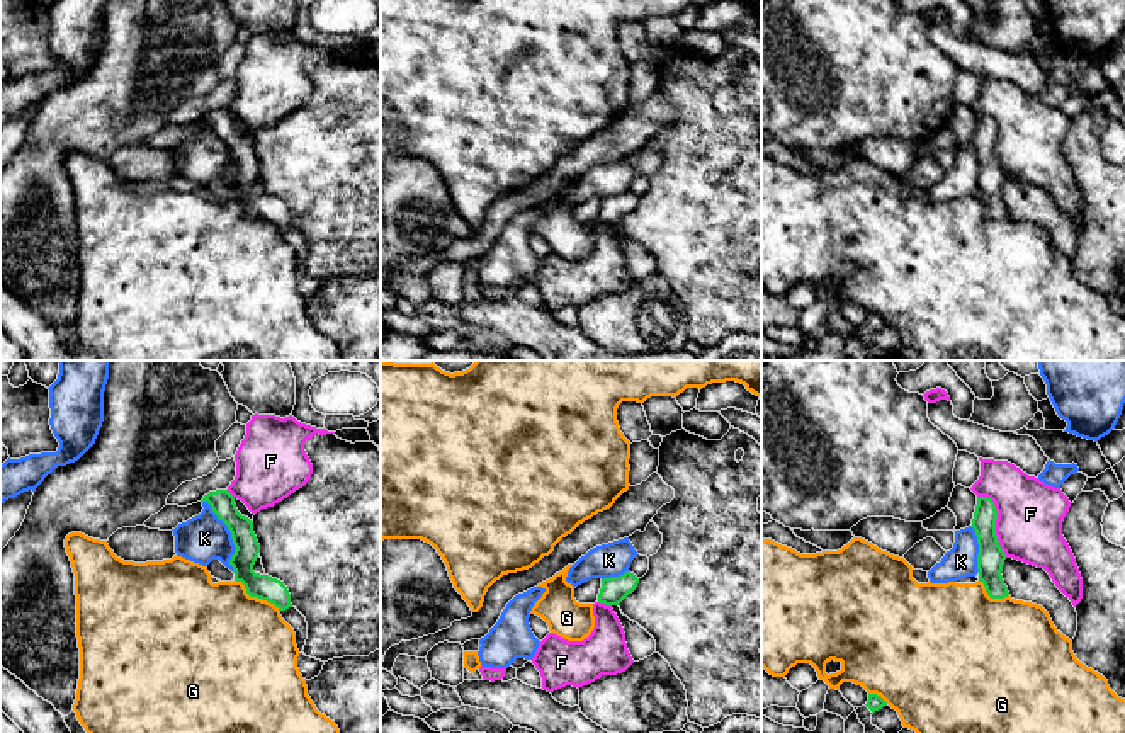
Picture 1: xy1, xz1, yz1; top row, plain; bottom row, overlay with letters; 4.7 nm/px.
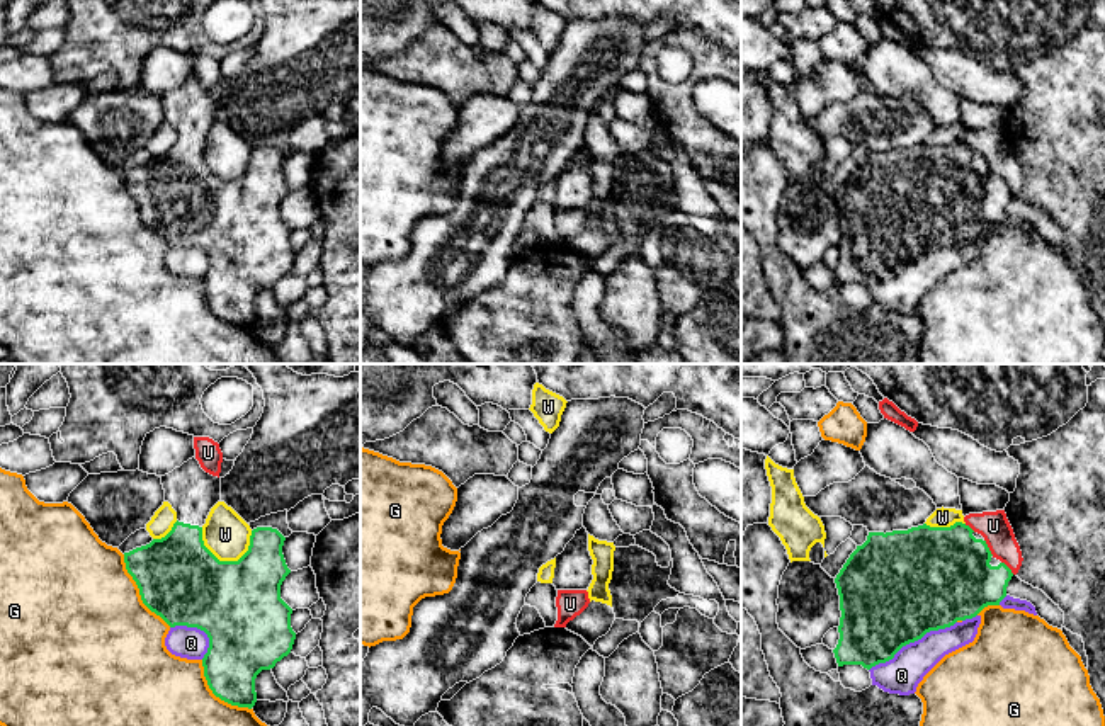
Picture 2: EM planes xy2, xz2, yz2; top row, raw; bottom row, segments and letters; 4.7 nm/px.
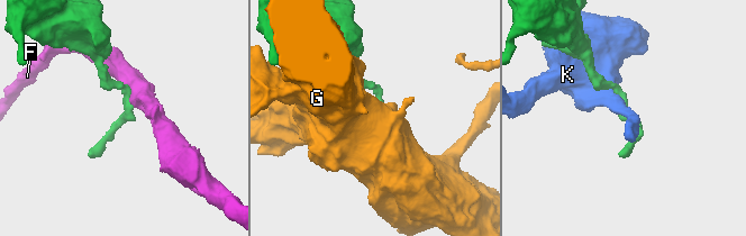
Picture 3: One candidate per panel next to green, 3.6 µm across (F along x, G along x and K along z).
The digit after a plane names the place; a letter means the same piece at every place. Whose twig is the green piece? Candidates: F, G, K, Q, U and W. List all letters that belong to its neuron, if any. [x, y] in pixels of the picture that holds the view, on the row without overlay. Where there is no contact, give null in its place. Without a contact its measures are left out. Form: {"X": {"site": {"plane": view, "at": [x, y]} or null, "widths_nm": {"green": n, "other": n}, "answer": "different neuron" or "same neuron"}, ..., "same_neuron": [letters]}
{"F": {"site": {"plane": "yz1", "at": [994, 142]}, "widths_nm": {"green": 130, "other": 320}, "answer": "different neuron"}, "G": {"site": {"plane": "xy2", "at": [140, 211]}, "widths_nm": {"green": 400, "other": 500}, "answer": "different neuron"}, "K": {"site": {"plane": "xy1", "at": [231, 155]}, "widths_nm": {"green": 120, "other": 220}, "answer": "different neuron"}, "Q": {"site": {"plane": "yz2", "at": [912, 260]}, "widths_nm": {"green": 500, "other": 180}, "answer": "different neuron"}, "U": {"site": {"plane": "yz2", "at": [988, 167]}, "widths_nm": {"green": 440, "other": 140}, "answer": "different neuron"}, "W": {"site": {"plane": "xy2", "at": [216, 177]}, "widths_nm": {"green": 400, "other": 220}, "answer": "different neuron"}, "same_neuron": []}

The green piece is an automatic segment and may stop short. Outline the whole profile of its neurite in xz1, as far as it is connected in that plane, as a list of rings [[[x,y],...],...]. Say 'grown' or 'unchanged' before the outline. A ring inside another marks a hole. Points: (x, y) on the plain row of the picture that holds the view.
unchanged | [[[625,190],[620,196],[603,197],[598,221],[605,224],[619,224],[629,213],[636,209],[639,197]]]

